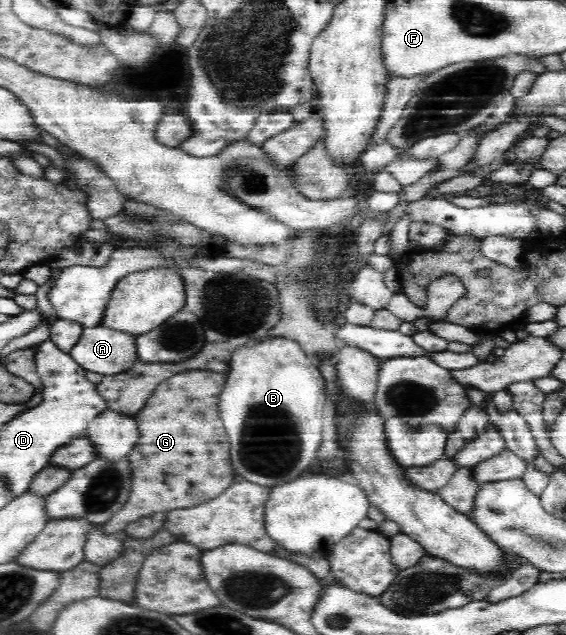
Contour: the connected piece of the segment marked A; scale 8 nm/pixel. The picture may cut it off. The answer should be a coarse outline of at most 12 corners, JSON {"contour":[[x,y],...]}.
{"contour":[[83,328],[69,353],[86,371],[113,375],[138,360],[137,334]]}

